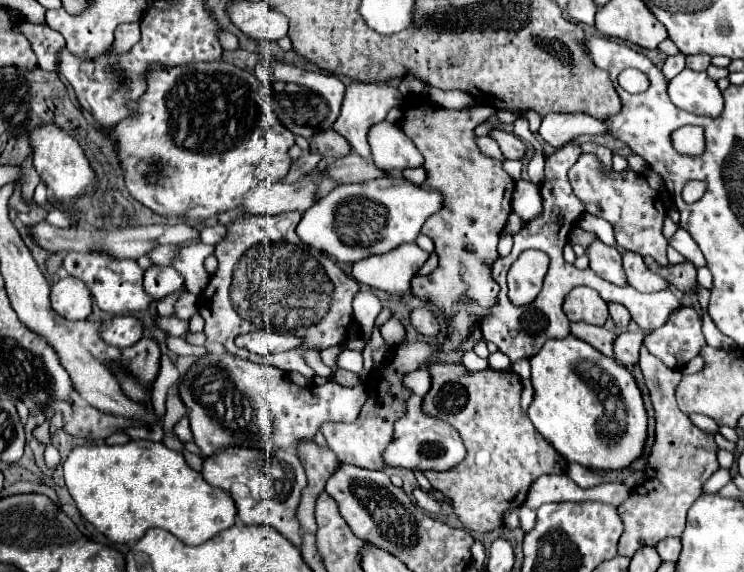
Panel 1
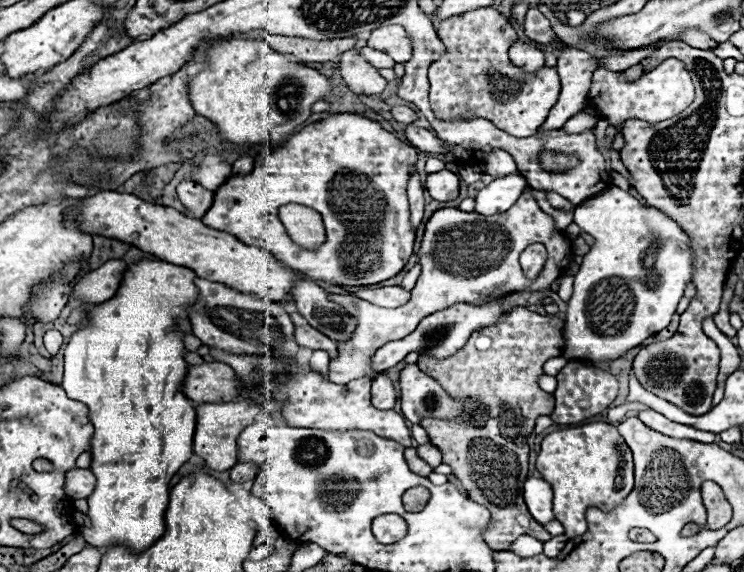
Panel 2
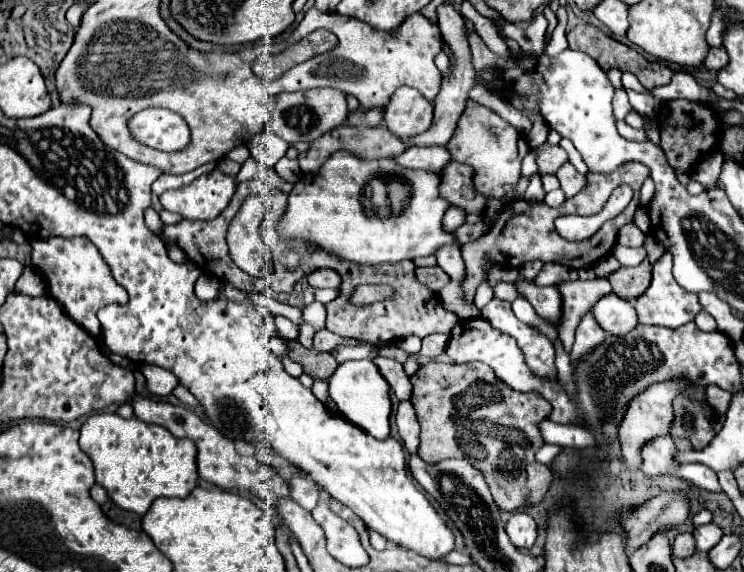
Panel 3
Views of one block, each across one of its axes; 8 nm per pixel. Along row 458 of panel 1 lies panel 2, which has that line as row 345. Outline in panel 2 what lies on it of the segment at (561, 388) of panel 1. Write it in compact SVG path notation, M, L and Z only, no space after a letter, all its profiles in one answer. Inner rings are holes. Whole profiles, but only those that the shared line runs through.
M618 186L578 204L574 222L596 242L574 274L574 294L564 326L564 358L600 364L616 360L670 324L686 284L694 276L692 240L670 216L640 204Z

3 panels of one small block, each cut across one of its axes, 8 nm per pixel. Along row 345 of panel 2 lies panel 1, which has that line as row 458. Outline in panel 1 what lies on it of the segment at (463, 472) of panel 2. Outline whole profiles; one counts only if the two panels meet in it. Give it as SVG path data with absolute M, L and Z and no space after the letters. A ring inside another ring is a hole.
M430 364L428 366L432 374L432 388L424 396L424 410L440 420L450 422L466 444L466 458L462 464L448 472L424 472L430 480L432 488L440 490L444 496L452 500L454 514L462 520L462 524L468 530L476 532L488 532L502 526L502 514L518 508L524 504L526 494L530 490L530 484L544 476L544 474L564 474L566 472L566 460L534 430L534 424L520 408L520 394L522 394L522 382L518 374L514 372L496 372L492 368L484 372L470 372L462 364Z

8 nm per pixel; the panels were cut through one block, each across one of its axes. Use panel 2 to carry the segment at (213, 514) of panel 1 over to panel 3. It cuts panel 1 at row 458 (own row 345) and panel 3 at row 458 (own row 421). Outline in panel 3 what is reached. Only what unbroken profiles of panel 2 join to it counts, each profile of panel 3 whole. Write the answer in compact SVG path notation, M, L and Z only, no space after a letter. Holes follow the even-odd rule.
M102 412L102 414L92 414L84 424L82 424L82 428L80 428L80 448L90 456L90 460L92 460L92 464L94 464L94 476L96 476L96 484L100 484L106 492L108 492L108 498L116 504L116 506L120 506L122 510L128 510L128 512L134 512L134 514L146 514L146 510L150 508L150 504L156 500L156 498L160 498L160 496L176 496L176 498L186 498L196 486L198 486L198 472L196 472L196 446L194 446L194 442L190 440L190 438L176 438L176 436L172 436L166 428L162 428L162 426L156 426L156 424L146 424L146 422L142 422L142 420L138 420L138 418L130 418L130 420L124 420L124 418L120 418L118 414L108 414L108 412Z

